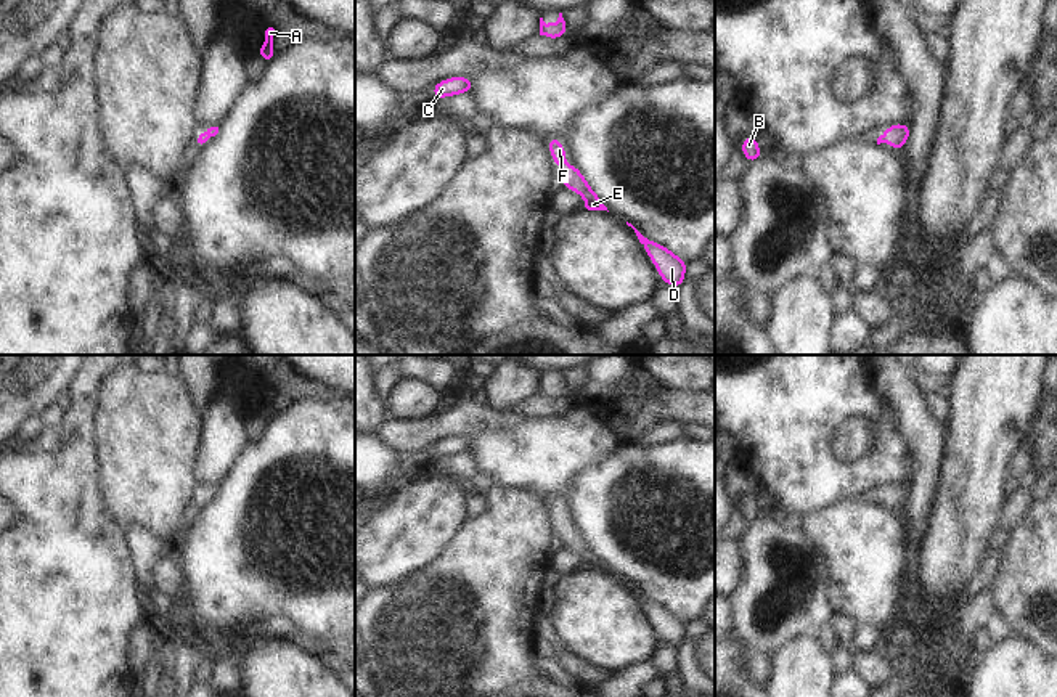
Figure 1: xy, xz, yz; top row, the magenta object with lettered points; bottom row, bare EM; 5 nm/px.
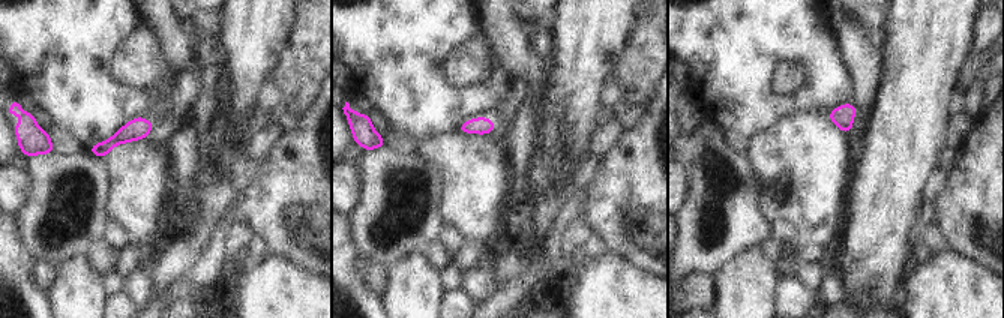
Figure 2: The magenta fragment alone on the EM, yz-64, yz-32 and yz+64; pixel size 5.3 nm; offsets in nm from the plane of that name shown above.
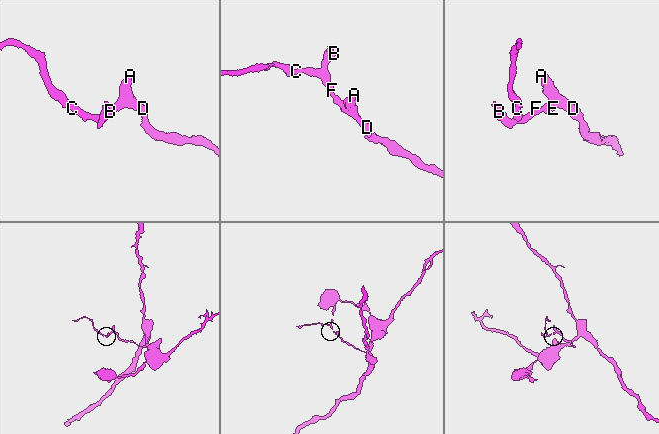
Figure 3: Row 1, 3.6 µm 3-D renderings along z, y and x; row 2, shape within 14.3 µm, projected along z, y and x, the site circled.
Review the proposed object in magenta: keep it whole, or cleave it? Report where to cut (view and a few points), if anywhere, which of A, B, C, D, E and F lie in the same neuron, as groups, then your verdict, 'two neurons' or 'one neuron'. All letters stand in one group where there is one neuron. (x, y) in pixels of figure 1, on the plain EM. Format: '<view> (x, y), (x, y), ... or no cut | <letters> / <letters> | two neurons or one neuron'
no cut | A B C D E F | one neuron

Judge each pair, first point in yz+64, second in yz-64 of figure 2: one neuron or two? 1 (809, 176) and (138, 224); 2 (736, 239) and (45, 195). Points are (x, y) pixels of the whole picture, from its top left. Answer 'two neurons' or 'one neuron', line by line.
1: one neuron
2: one neuron

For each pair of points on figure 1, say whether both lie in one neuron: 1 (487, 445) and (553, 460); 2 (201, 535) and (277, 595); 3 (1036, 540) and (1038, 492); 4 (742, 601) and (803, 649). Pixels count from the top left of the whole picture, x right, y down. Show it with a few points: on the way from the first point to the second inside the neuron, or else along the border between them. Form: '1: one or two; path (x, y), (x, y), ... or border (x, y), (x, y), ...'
1: one; path (503, 455), (537, 455)
2: one; path (220, 543), (228, 546), (257, 575)
3: two; border (1040, 498), (1035, 501)
4: two; border (815, 635), (791, 639), (775, 656)

